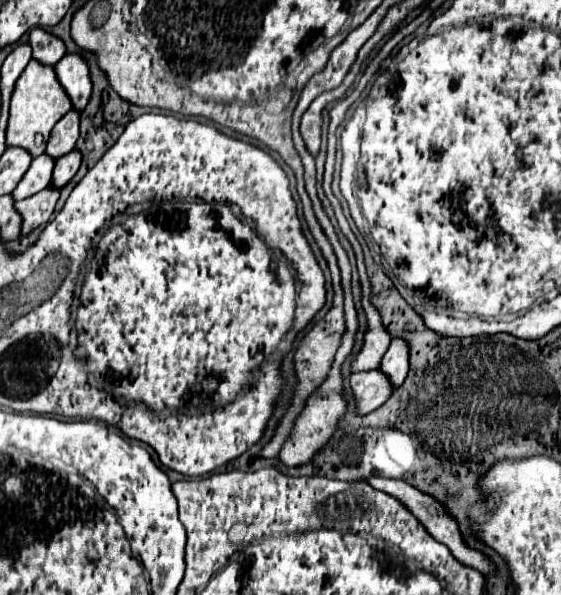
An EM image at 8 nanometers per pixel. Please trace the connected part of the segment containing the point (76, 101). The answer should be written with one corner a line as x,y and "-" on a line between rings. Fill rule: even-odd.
64,55
56,65
54,73
62,89
72,101
72,109
82,111
90,99
90,77
88,77
88,65
80,55

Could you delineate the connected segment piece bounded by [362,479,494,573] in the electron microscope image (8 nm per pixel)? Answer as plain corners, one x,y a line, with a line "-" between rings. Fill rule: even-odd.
362,479
362,481
370,483
370,487
374,487
374,489
386,491
386,493
392,495
394,499
398,499
400,503
406,503
406,507
410,507
410,513
420,519
420,523
426,527
426,531
430,531
430,535
432,535
434,539
438,539
438,543
444,543
444,545
450,549
450,553
454,555
454,559
458,559
462,565
474,567
474,569
484,571
484,573
492,573
492,571
494,571
494,569
492,569
492,563
490,563
480,551
470,549
470,547
462,541
456,521
454,521
452,517
448,517
446,511
440,507
440,503
436,503
430,495
426,495
426,493
422,493
422,491
418,491
418,489
414,489
414,487
410,487
410,485
404,483
404,481
394,481
394,479

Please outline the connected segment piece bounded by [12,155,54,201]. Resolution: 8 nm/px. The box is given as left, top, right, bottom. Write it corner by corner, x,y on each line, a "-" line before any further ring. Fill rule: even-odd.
40,155
40,157
32,159
30,169
24,173
22,181
12,191
14,201
28,199
30,195
36,195
38,191
46,189
52,179
52,169
54,169
54,159
50,159
48,155

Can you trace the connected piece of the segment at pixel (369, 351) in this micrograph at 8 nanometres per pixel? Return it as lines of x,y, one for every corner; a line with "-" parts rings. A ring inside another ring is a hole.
380,327
380,337
374,339
364,339
364,345
360,349
360,353
350,361
350,371
358,373
358,371
372,371
380,365
382,355
386,353
390,345
390,335
384,327

